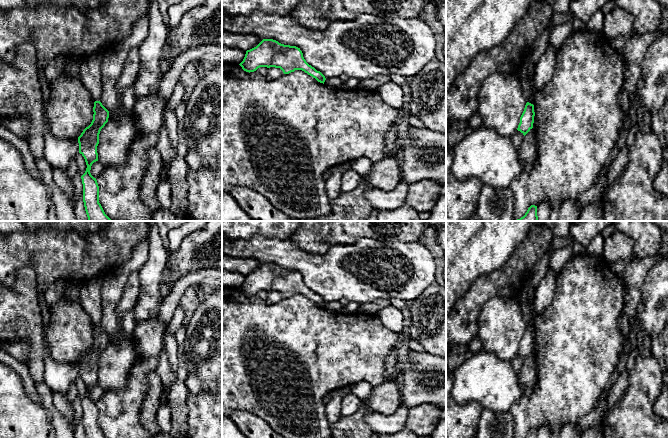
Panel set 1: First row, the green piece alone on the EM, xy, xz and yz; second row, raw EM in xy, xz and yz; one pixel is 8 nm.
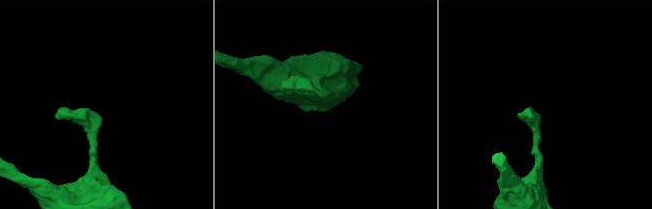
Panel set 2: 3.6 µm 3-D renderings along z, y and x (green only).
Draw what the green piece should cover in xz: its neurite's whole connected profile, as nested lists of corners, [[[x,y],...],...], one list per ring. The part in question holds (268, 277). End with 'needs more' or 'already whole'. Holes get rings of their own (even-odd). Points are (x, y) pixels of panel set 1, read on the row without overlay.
[[[263,263],[256,271],[247,274],[239,288],[246,296],[254,296],[260,291],[280,292],[284,298],[302,294],[318,306],[325,306],[325,300],[309,289],[300,272],[284,269],[273,263]]]; already whole

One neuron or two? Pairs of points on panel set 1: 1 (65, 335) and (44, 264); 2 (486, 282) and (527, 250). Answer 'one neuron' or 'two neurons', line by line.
1: two neurons
2: one neuron

